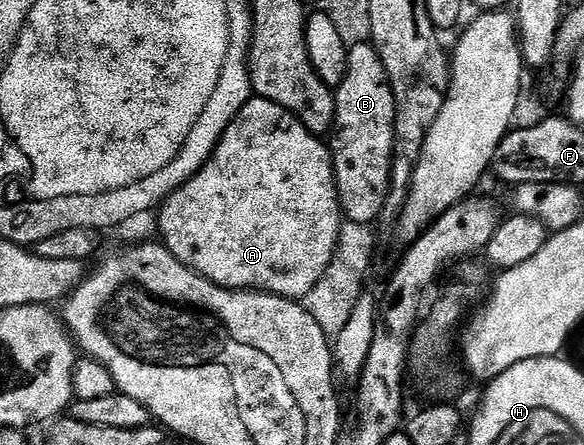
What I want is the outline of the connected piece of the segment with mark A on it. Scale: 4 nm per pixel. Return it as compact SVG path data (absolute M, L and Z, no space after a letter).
M252 96L240 108L240 112L228 124L221 138L218 139L218 147L211 153L210 159L193 174L179 190L174 191L165 202L161 203L158 214L158 230L162 233L161 245L176 256L190 270L195 270L200 276L204 276L210 282L223 286L226 290L248 290L264 294L279 294L282 298L302 300L324 276L328 264L332 260L332 252L336 248L338 229L344 221L342 208L338 204L338 185L334 183L334 163L330 157L327 143L319 135L308 132L304 124L300 124L298 118L291 116L287 110L272 104L272 100Z

